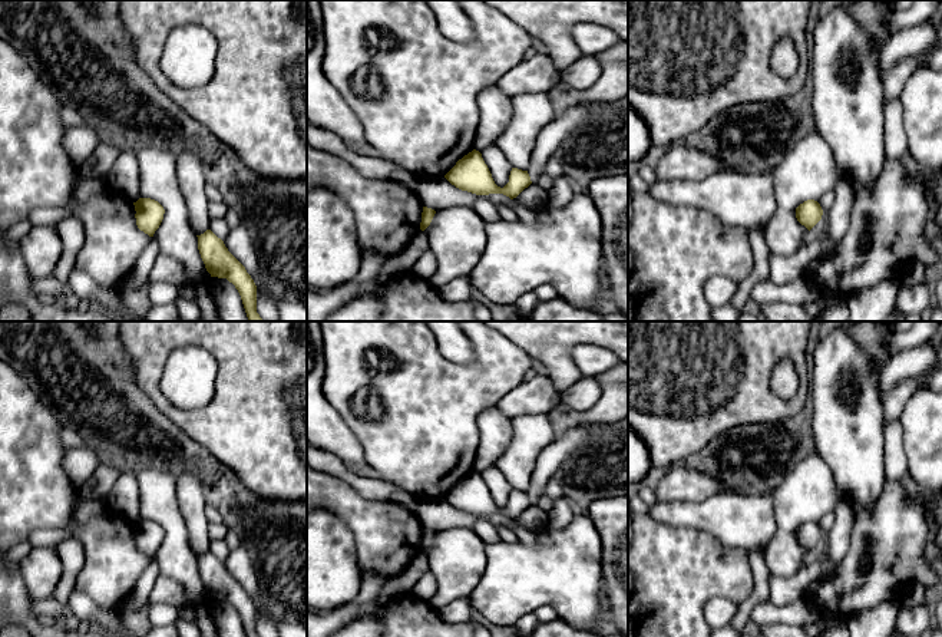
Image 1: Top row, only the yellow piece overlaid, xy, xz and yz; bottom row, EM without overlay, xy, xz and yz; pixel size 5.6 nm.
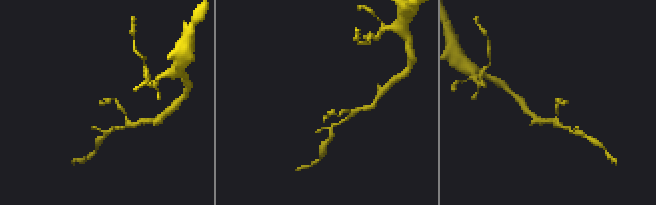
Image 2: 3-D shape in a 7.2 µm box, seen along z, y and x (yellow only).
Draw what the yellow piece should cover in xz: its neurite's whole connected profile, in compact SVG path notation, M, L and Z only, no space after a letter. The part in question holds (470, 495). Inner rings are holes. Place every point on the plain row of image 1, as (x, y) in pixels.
M476 471L459 481L444 499L462 512L476 516L503 515L510 521L532 505L528 492L512 489L509 504L503 509L498 508L482 475Z

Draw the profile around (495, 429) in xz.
M496 405L487 407L477 419L479 448L475 471L482 473L486 468L495 466L500 455L512 440L512 420L503 415Z

